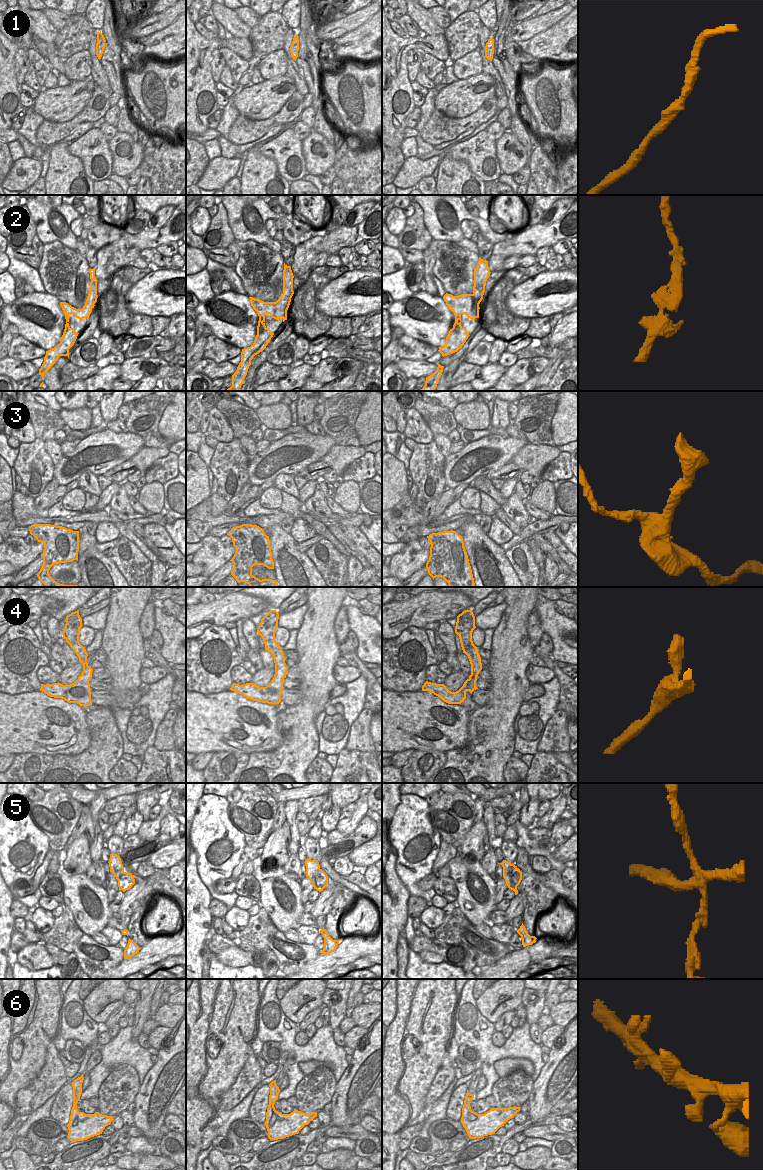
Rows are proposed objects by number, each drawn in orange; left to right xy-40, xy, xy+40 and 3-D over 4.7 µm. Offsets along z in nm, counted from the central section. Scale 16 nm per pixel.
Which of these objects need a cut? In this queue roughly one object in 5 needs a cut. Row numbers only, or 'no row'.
5

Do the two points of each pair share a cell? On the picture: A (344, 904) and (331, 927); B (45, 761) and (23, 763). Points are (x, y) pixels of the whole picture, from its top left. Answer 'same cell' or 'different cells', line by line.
A: same cell
B: same cell

